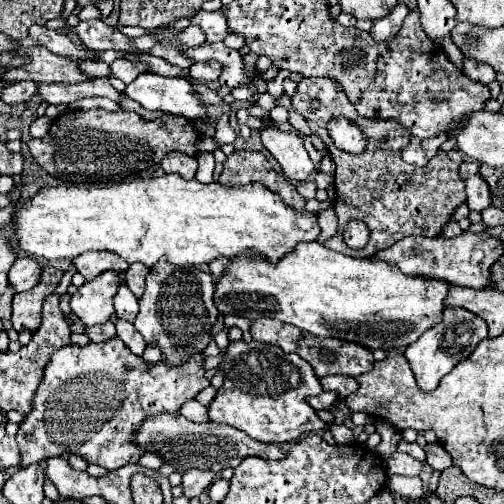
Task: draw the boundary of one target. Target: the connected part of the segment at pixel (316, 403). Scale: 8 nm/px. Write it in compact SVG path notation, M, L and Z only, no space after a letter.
M324 391L324 393L316 395L316 397L310 397L310 405L312 405L314 409L328 409L336 399L338 399L338 393L334 393L334 391Z

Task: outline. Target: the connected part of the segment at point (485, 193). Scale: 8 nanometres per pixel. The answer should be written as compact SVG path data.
M474 175L474 177L466 179L466 195L468 195L466 203L472 211L484 211L492 205L488 183L480 175Z

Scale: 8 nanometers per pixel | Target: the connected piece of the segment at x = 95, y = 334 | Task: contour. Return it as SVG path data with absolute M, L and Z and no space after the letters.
M104 323L104 325L98 325L98 327L90 327L88 329L88 337L96 343L102 343L102 341L108 341L108 339L114 339L118 337L116 335L116 327L114 323Z

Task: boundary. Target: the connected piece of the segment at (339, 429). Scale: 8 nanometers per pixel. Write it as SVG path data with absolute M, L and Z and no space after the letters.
M334 424L331 427L331 433L336 440L337 444L349 445L354 442L354 436L352 430L346 427L344 424Z

